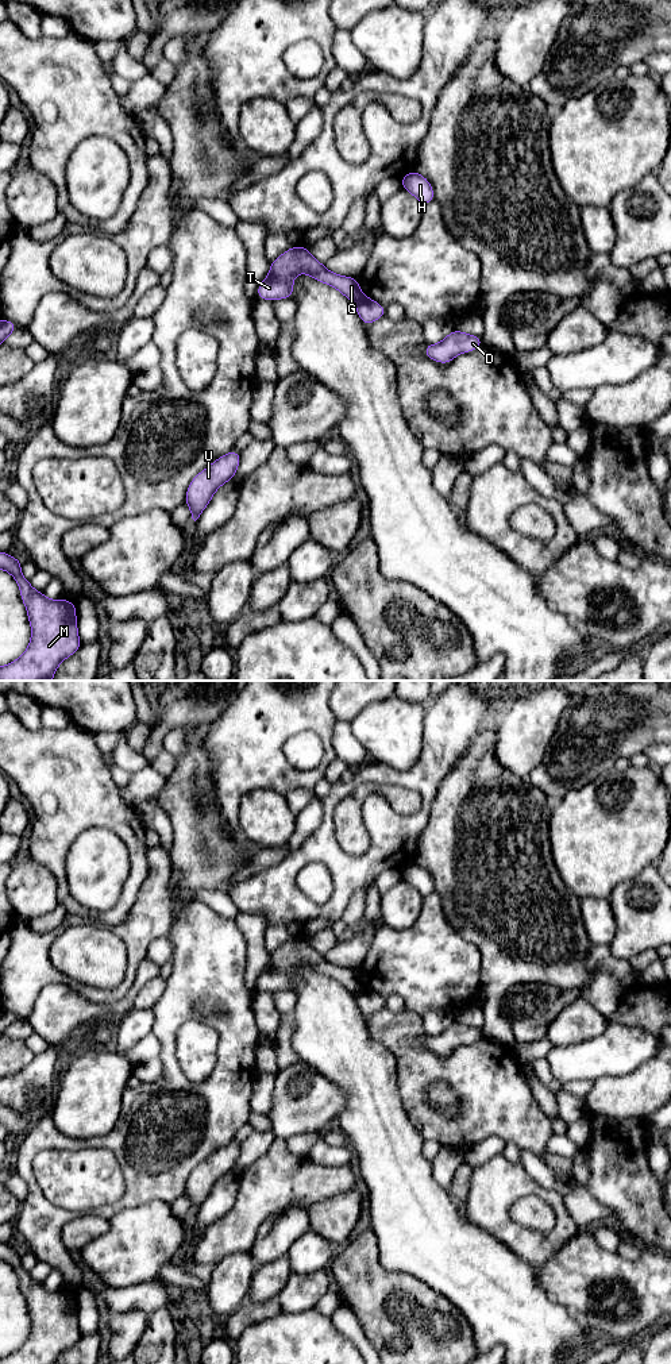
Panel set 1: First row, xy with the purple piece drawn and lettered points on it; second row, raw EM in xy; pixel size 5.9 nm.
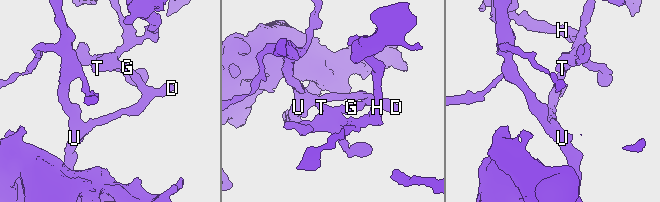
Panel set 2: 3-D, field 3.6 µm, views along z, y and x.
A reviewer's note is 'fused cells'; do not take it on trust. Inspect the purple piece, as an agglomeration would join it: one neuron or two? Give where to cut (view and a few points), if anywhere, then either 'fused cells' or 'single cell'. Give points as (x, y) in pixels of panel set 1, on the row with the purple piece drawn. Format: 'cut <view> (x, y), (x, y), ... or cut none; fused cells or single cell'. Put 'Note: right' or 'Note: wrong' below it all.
cut xy (363, 296), (355, 303); fused cells
Note: right

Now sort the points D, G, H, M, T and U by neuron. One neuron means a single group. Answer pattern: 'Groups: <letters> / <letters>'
Groups: D U / G H M T

